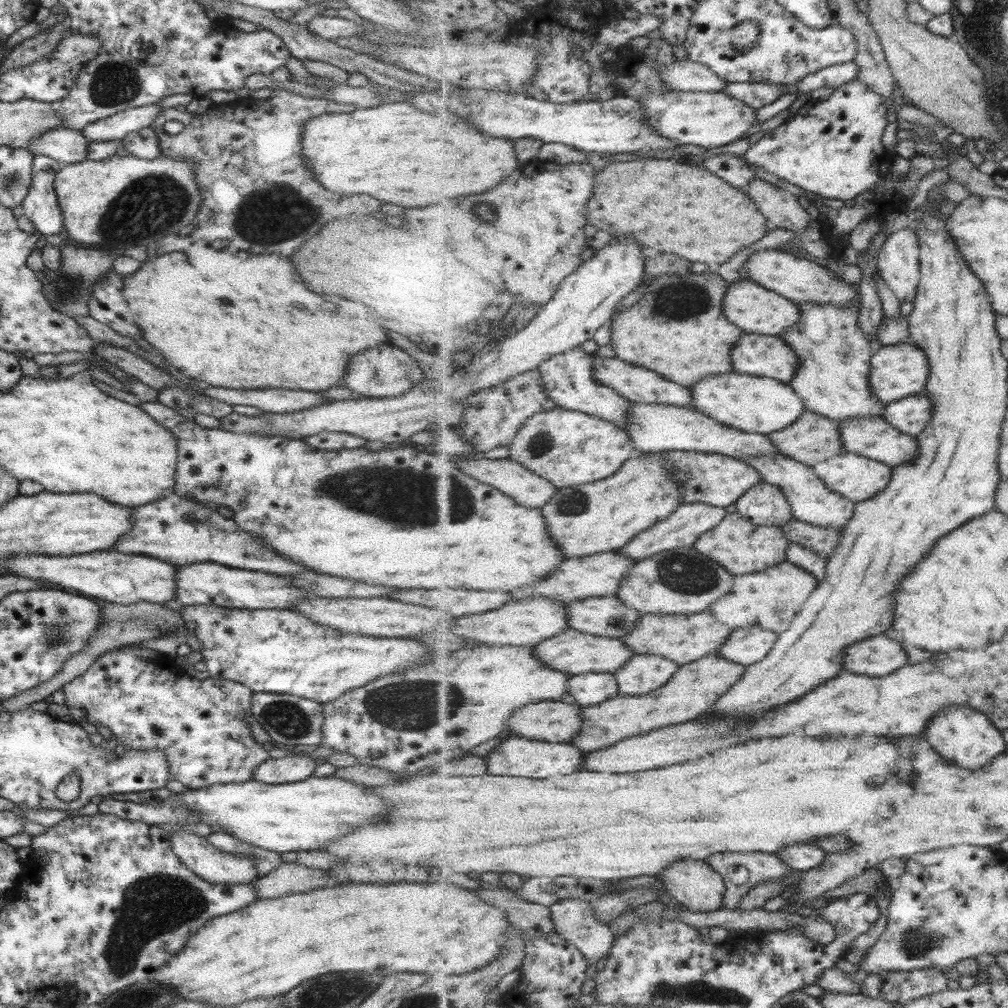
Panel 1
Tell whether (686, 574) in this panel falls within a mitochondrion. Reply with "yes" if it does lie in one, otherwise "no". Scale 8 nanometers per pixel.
yes

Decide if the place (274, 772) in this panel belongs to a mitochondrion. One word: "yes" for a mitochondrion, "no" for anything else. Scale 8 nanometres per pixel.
no

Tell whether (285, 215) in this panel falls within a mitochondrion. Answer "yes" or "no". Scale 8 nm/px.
yes

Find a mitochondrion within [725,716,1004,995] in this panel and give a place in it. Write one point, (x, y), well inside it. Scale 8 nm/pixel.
(914, 943)

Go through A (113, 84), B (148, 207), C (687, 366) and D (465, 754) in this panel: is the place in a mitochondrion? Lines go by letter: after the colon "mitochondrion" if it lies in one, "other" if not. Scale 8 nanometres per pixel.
A: mitochondrion
B: mitochondrion
C: other
D: other

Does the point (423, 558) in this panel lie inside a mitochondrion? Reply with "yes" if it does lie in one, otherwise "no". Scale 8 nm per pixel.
no

